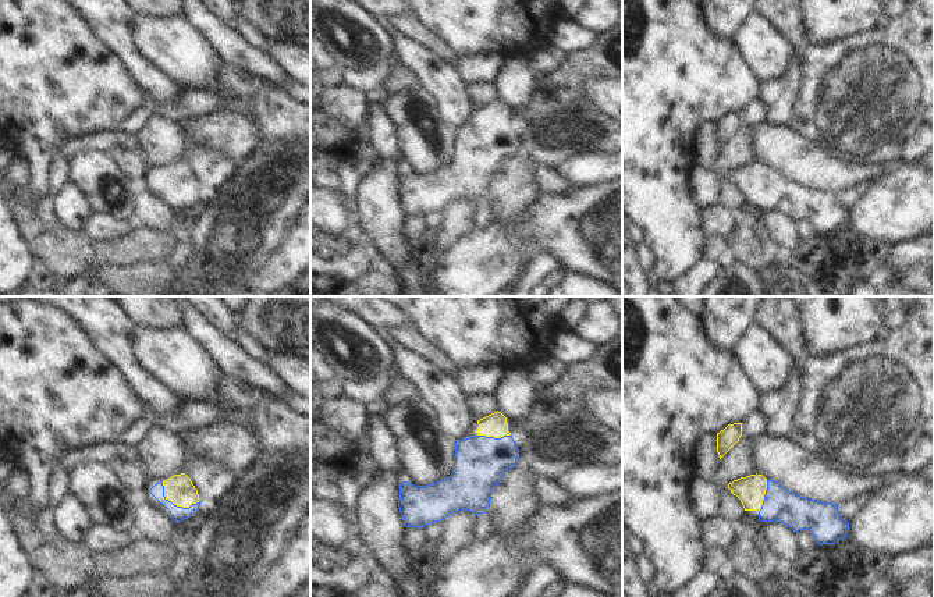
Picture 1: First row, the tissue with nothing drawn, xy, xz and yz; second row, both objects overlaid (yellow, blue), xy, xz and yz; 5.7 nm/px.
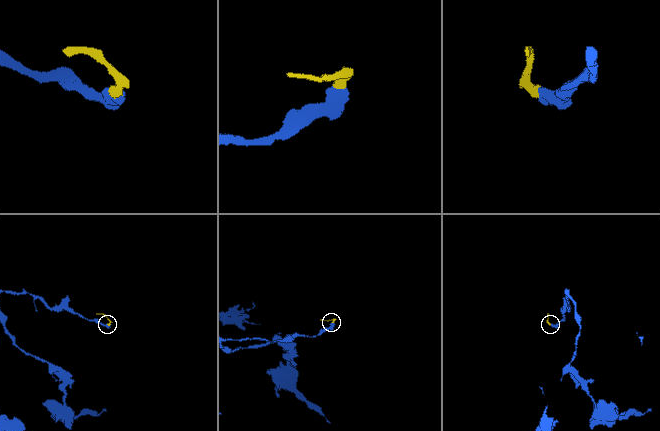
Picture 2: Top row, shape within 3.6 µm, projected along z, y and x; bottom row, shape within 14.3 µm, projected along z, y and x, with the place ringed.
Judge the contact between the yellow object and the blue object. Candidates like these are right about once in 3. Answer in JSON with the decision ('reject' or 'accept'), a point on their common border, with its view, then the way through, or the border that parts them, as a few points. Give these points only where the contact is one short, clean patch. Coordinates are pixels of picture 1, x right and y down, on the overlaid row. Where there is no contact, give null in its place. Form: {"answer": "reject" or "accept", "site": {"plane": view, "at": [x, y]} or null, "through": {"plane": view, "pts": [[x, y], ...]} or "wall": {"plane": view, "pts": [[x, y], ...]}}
{"answer": "accept", "site": {"plane": "xy", "at": [176, 504]}, "through": {"plane": "xy", "pts": [[178, 489], [176, 504], [177, 514]]}}

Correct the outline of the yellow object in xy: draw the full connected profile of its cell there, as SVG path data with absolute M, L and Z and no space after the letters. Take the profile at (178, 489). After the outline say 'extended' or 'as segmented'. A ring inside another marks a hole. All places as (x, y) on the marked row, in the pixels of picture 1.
M185 473L156 483L149 493L170 511L174 522L191 518L200 505L198 490Z | extended

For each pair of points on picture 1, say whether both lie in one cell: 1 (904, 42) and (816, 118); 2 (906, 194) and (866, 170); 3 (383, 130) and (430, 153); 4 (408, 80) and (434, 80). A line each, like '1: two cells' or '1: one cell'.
1: one cell
2: two cells
3: two cells
4: two cells

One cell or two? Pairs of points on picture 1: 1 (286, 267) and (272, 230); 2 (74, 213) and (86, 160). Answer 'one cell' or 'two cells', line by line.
1: two cells
2: two cells

